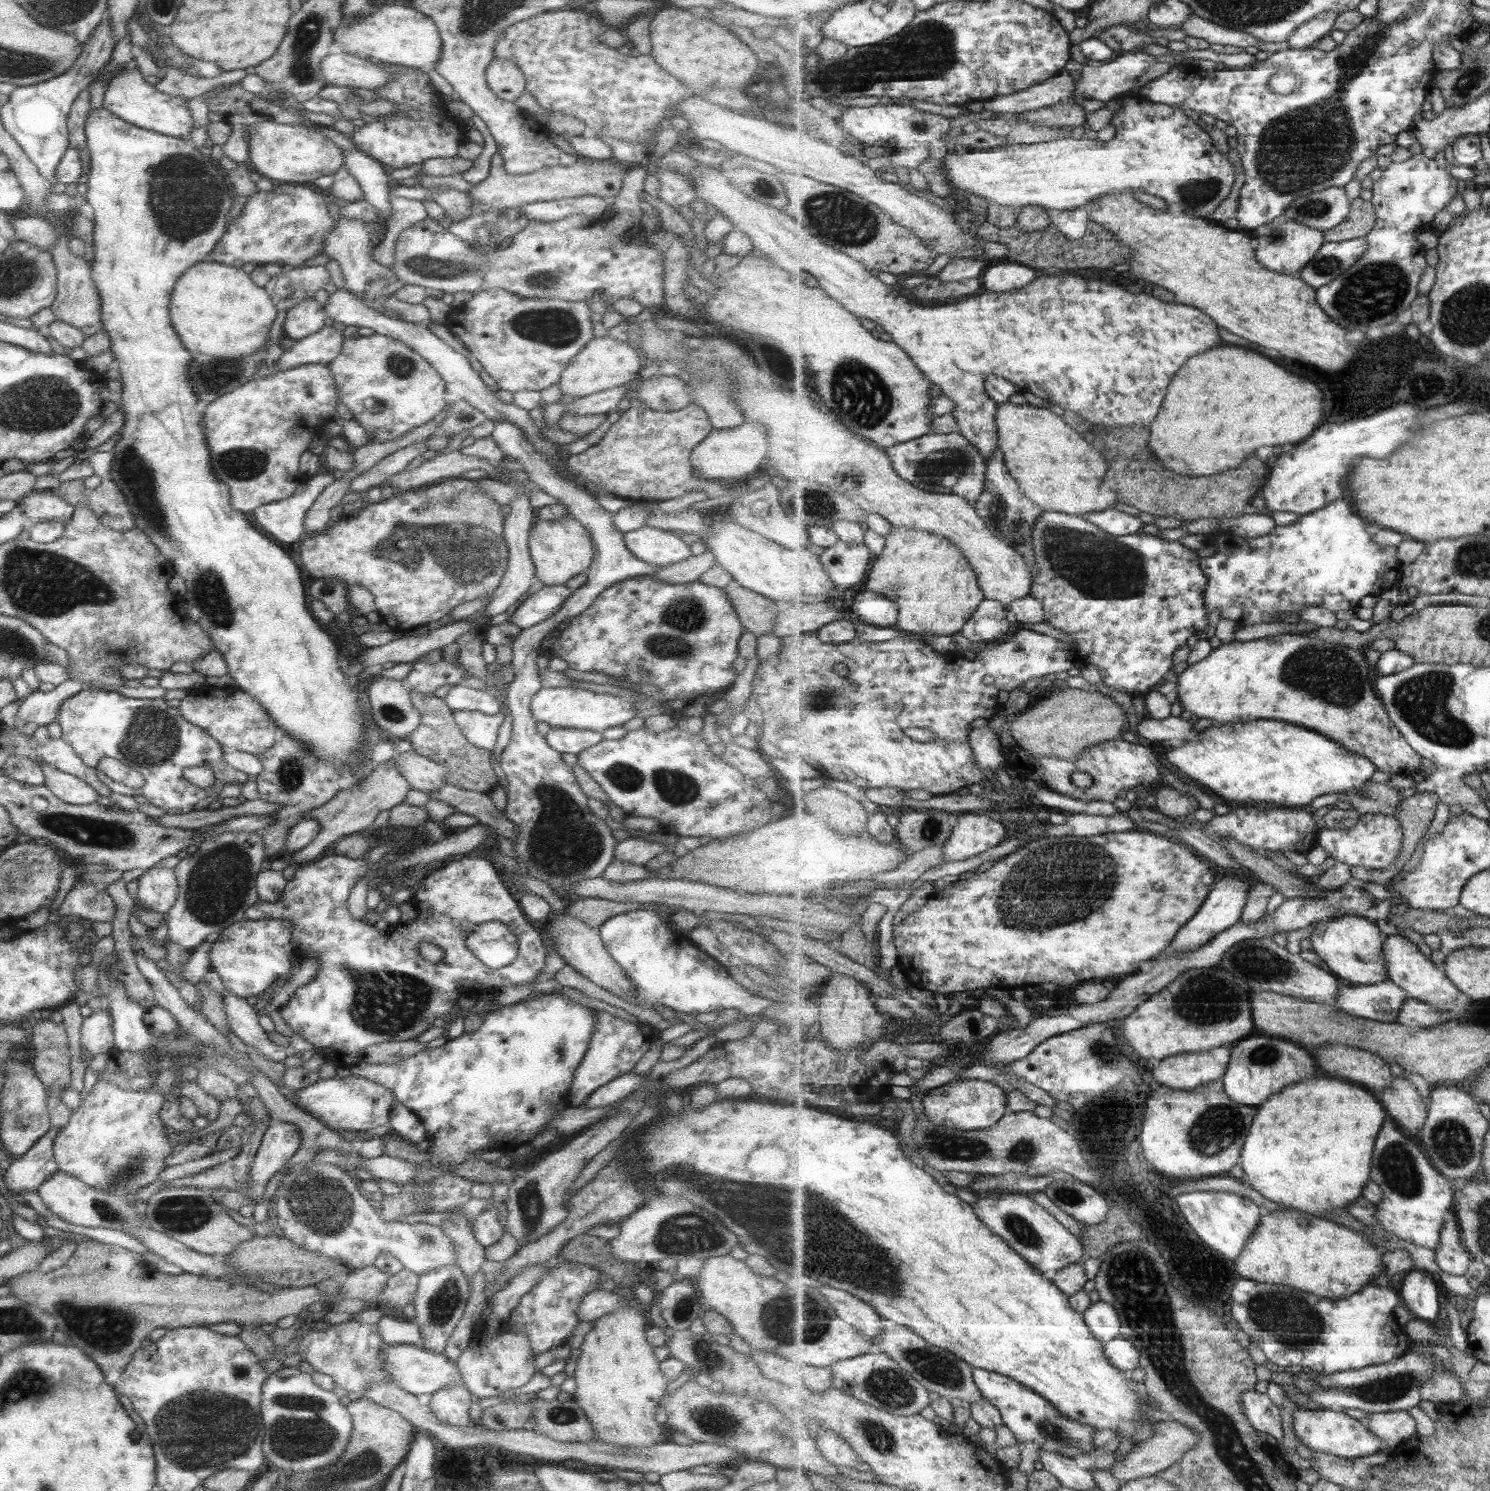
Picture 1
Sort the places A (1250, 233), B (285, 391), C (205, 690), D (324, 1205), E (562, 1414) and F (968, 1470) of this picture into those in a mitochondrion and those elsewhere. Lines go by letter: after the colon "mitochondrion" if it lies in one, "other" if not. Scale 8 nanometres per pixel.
A: other
B: other
C: other
D: mitochondrion
E: mitochondrion
F: other

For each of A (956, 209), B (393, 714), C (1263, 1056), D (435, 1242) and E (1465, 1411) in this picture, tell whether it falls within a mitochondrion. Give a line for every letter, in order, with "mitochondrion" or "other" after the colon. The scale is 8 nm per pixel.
A: other
B: mitochondrion
C: mitochondrion
D: mitochondrion
E: other

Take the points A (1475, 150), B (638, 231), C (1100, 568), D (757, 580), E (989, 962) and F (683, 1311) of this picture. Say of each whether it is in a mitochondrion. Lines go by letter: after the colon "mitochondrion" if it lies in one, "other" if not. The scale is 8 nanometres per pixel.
A: other
B: other
C: mitochondrion
D: other
E: other
F: mitochondrion

